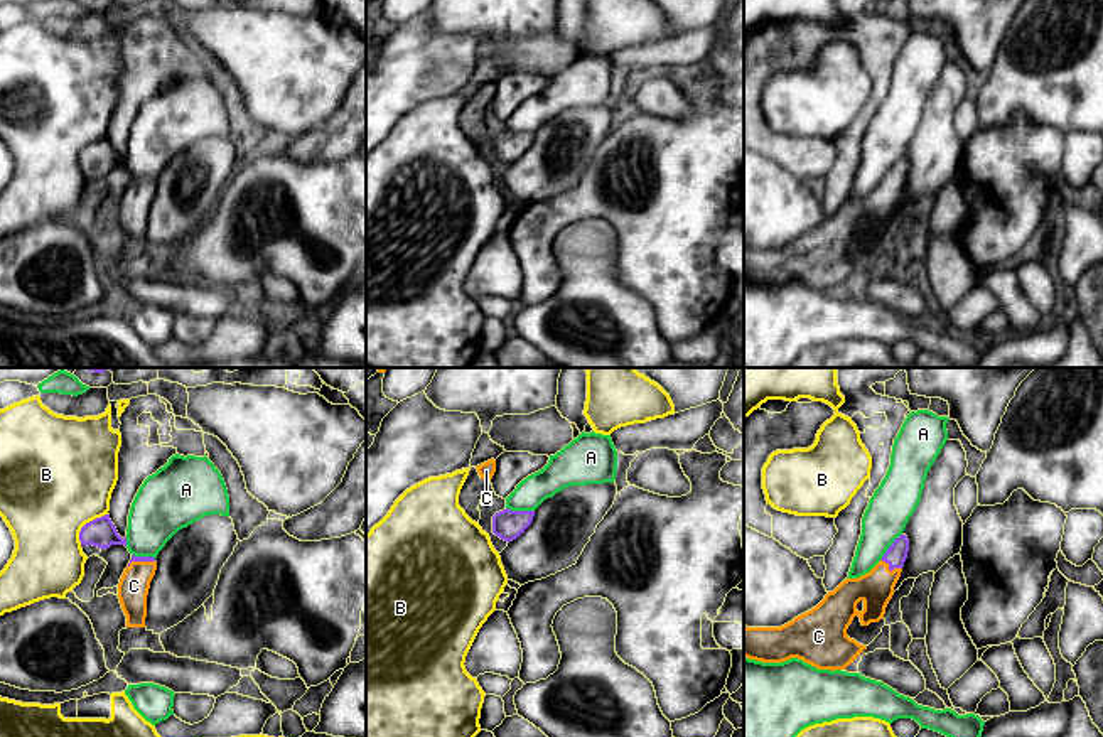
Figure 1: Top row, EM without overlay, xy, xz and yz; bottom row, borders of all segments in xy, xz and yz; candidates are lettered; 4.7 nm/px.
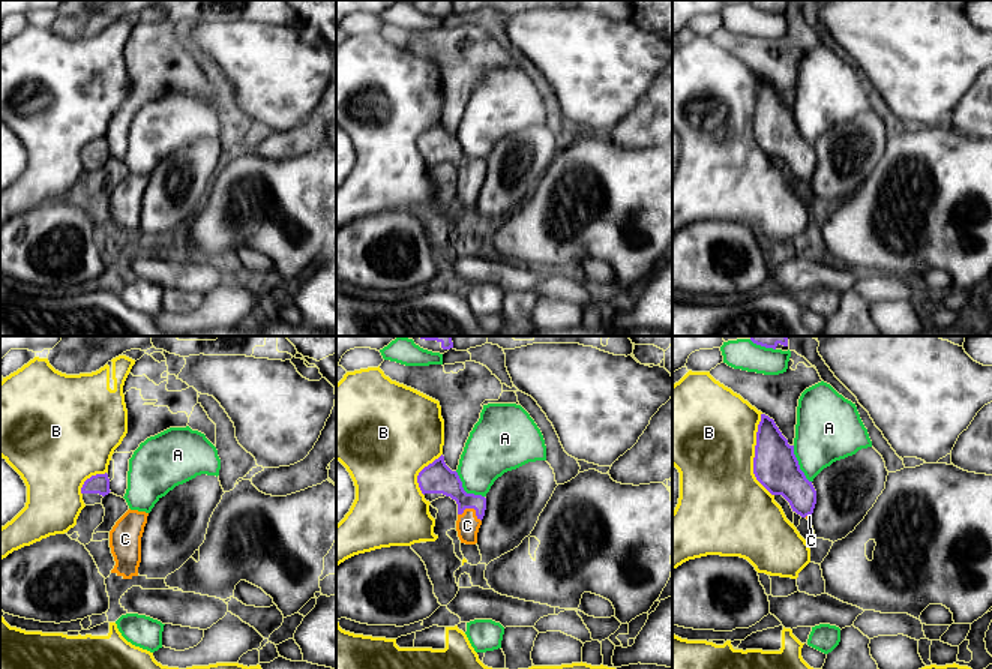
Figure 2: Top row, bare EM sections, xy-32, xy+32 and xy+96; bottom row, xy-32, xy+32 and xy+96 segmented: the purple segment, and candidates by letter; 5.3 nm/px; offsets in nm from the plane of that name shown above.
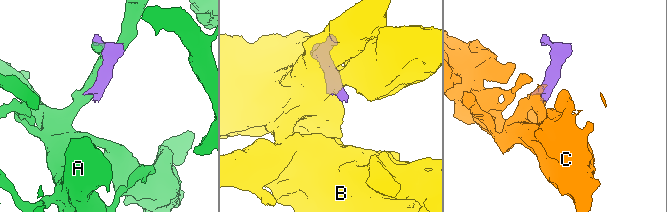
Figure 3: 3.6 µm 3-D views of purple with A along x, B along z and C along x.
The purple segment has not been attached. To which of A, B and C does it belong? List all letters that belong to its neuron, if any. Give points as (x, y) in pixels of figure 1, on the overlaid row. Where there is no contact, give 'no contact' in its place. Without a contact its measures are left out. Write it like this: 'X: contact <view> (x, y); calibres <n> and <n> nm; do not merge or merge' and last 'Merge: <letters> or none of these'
A: contact xz (520, 511); calibres 150 and 150 nm; do not merge
B: contact xy (86, 523); calibres 140 and 500 nm; do not merge
C: contact yz (891, 570); calibres 100 and 170 nm; merge
Merge: C

